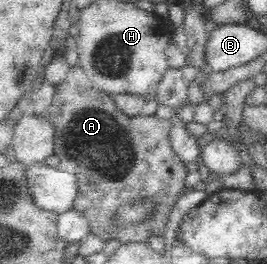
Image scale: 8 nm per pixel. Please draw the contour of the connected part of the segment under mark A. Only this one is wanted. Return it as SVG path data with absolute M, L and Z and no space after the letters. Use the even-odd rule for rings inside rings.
M74 65L68 71L68 75L55 85L55 98L46 113L47 121L54 128L53 150L54 155L60 157L59 170L75 174L78 181L78 197L74 209L80 212L90 222L91 232L104 242L118 240L121 245L128 243L148 244L151 236L164 238L168 217L174 209L176 201L186 193L193 191L196 187L186 185L188 169L186 162L178 157L171 147L171 121L162 120L155 115L144 117L142 114L125 115L115 103L115 97L105 91L98 91L86 75L86 72L79 66ZM140 196L143 198L154 198L159 205L156 205L156 215L129 229L116 229L111 222L113 211L122 205L126 200Z

